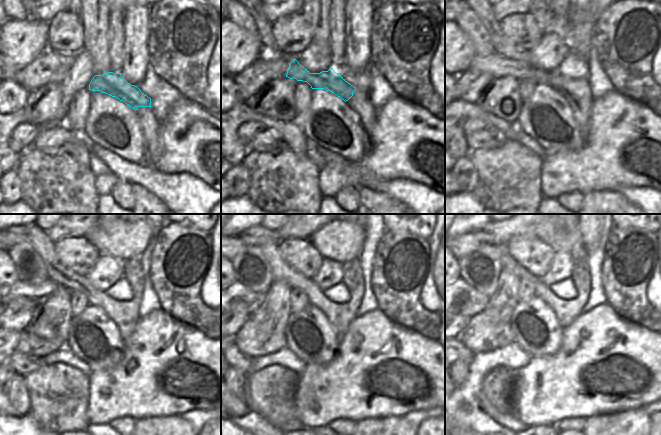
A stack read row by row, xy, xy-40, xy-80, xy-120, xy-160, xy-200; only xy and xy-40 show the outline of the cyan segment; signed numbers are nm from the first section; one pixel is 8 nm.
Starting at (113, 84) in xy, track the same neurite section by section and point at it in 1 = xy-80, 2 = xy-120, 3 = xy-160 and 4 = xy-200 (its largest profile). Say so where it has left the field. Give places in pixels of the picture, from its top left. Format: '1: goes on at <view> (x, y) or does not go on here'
1: goes on at xy-80 (495, 65)
2: goes on at xy-120 (39, 293)
3: goes on at xy-160 (241, 296)
4: goes on at xy-200 (465, 300)

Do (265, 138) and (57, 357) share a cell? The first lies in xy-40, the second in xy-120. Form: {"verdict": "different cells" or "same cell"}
{"verdict": "different cells"}

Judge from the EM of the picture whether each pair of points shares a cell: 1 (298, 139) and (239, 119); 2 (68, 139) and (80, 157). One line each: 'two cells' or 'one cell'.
1: one cell
2: two cells

